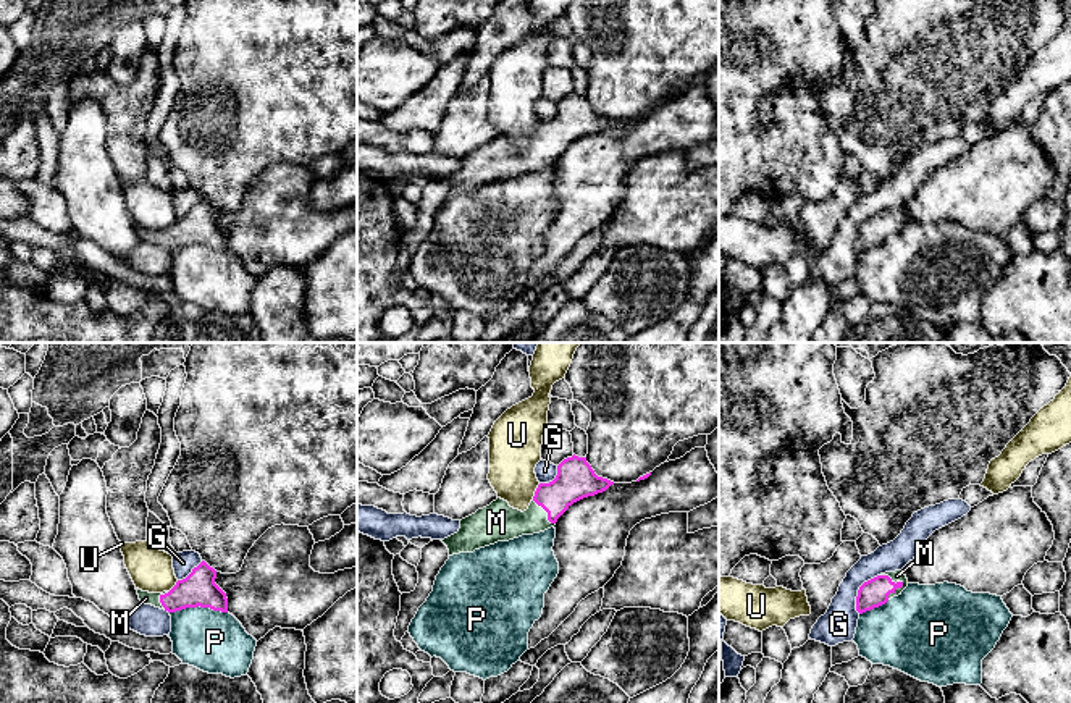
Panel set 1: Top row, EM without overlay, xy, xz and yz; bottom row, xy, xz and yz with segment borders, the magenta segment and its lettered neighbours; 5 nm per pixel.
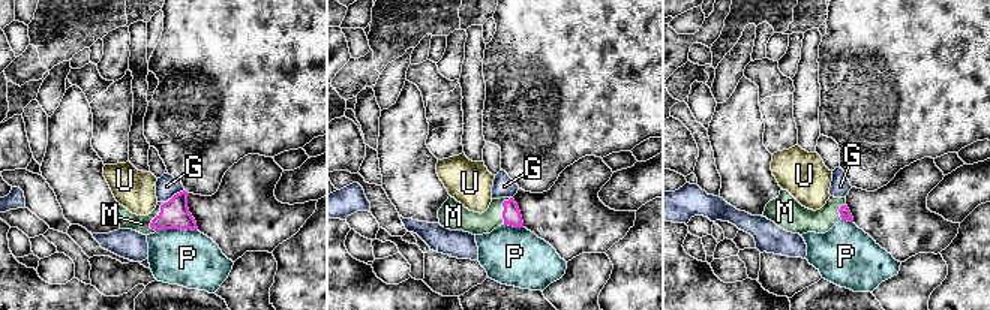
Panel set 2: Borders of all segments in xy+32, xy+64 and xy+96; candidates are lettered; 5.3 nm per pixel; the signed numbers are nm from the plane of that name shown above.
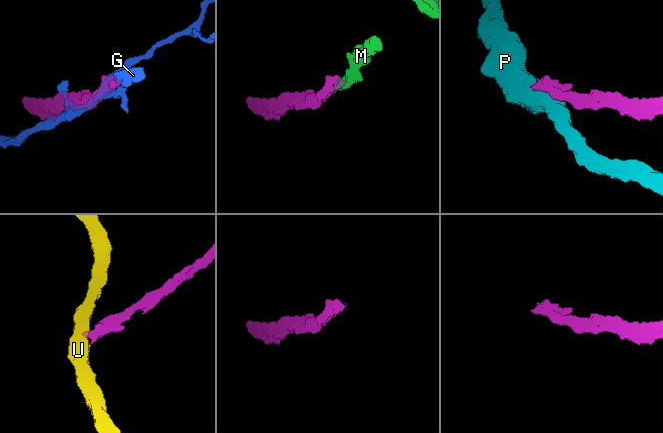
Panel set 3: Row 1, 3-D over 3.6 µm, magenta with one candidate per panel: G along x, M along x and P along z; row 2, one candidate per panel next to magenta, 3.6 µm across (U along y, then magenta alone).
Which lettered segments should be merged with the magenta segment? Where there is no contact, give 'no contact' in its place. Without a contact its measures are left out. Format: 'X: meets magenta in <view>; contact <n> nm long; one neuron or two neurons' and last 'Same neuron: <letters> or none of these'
G: meets magenta in yz; contact 220 nm long; two neurons
M: meets magenta in yz; contact 130 nm long; one neuron
P: meets magenta in xy; contact 280 nm long; two neurons
U: meets magenta in xz; contact 90 nm long; two neurons
Same neuron: M

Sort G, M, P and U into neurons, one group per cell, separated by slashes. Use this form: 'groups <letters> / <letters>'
groups G / M / P / U

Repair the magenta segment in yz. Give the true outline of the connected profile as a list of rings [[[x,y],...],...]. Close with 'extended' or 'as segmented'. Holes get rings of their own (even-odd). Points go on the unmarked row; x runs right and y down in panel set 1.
[[[901,208],[880,212],[864,220],[856,234],[859,252],[885,242],[890,236],[901,233],[908,225],[908,217]]]; extended

